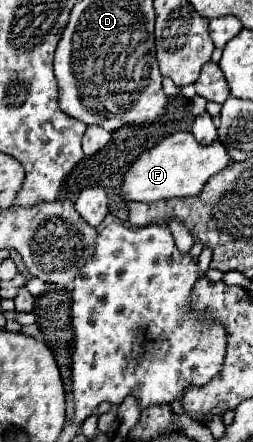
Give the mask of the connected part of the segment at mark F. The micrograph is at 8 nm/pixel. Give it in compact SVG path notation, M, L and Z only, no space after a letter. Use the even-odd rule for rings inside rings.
M175 133L163 139L151 151L145 151L127 171L121 183L121 195L127 201L159 201L169 197L191 197L201 193L205 183L225 169L231 163L231 157L221 145L221 141L213 141L213 145L199 145L193 133Z

